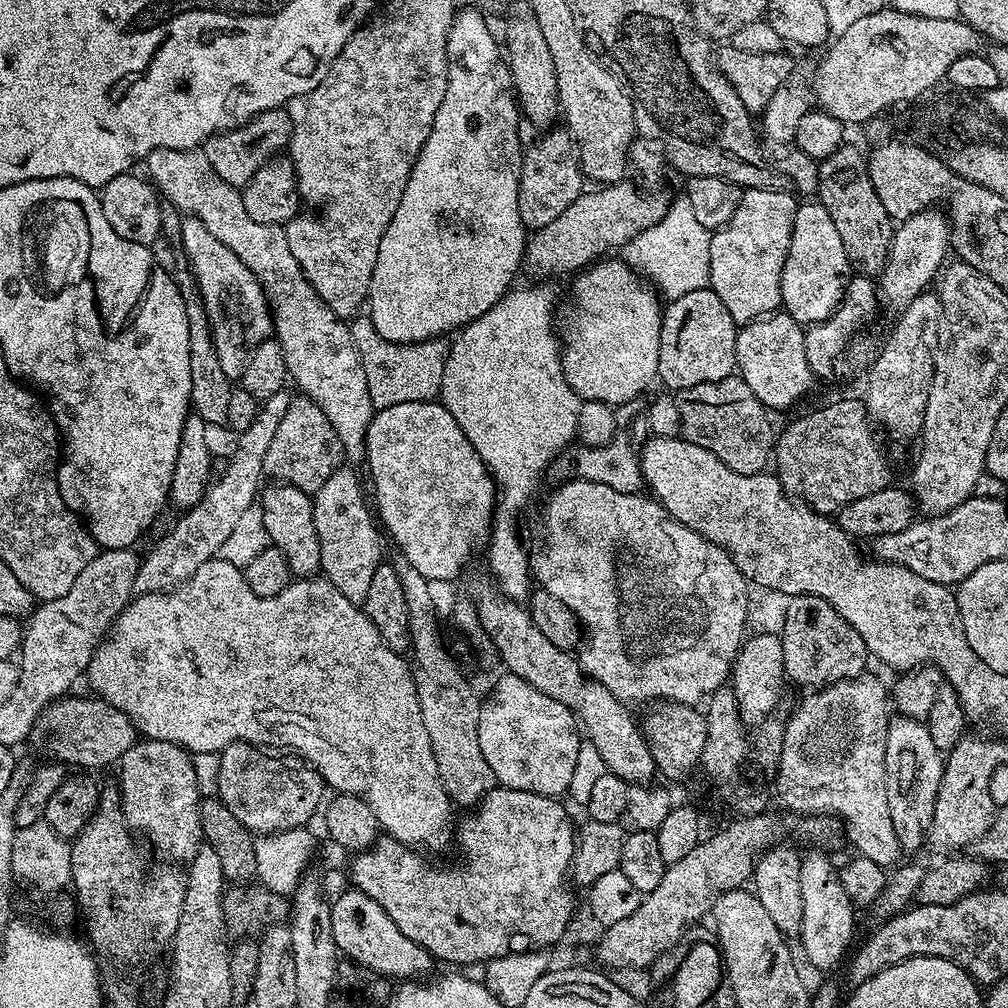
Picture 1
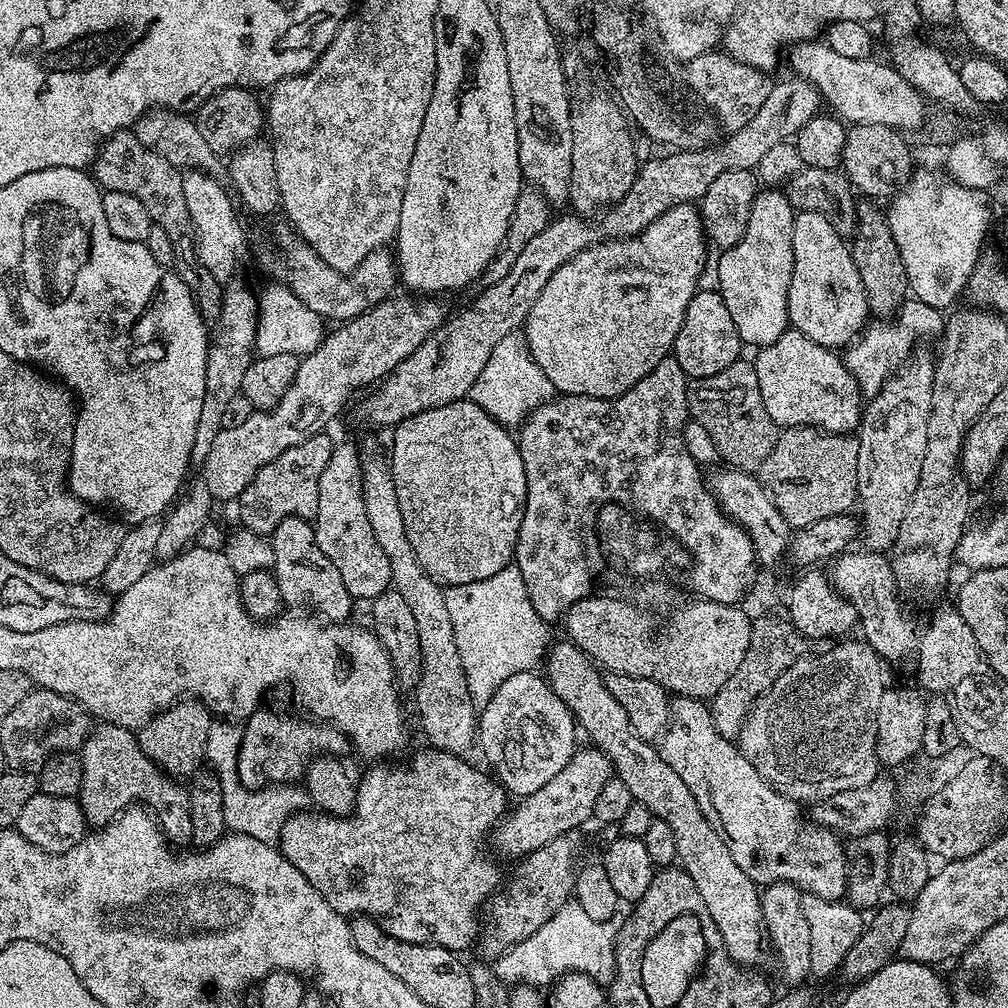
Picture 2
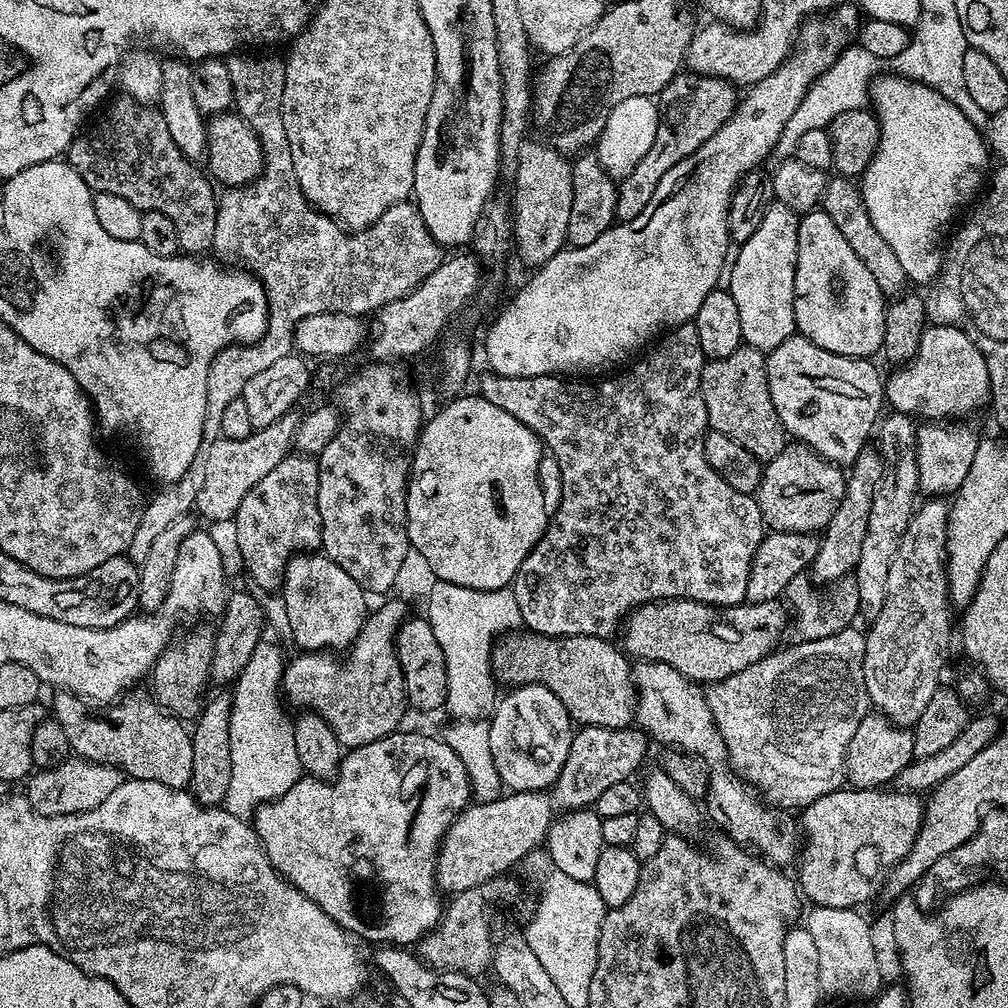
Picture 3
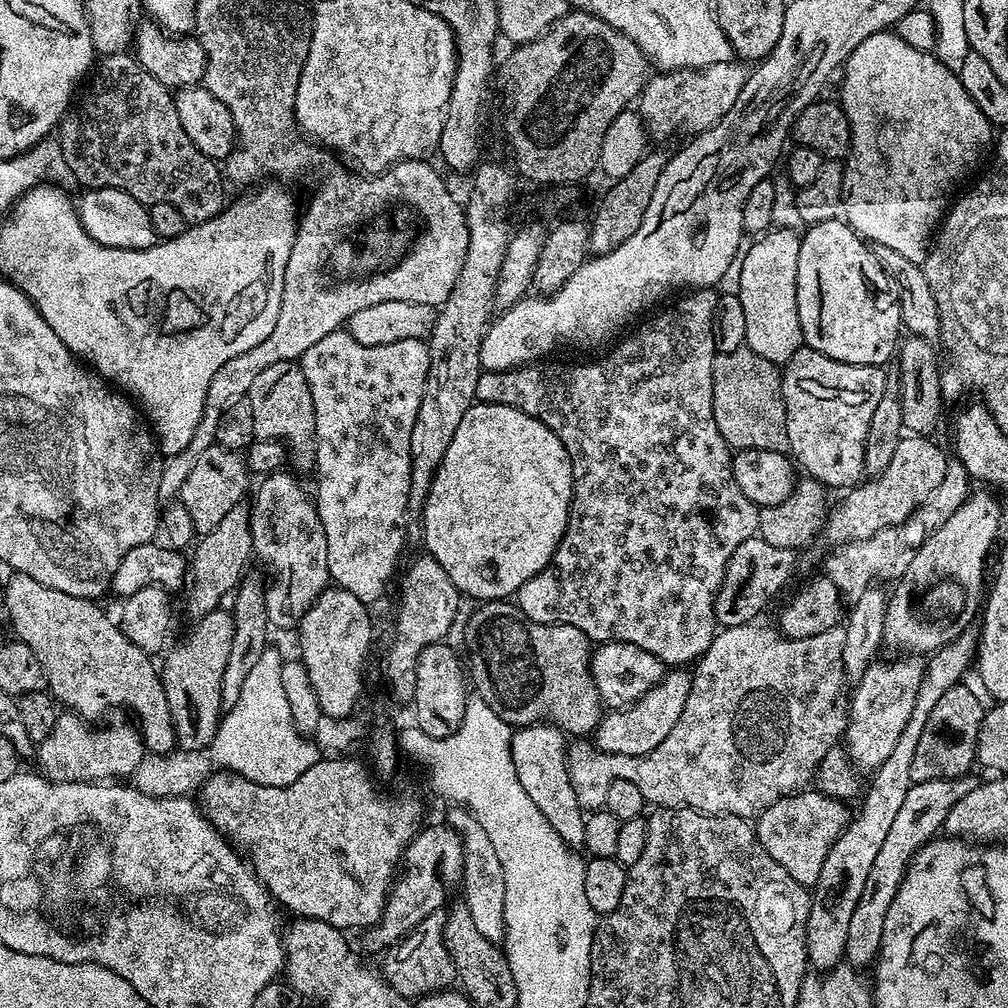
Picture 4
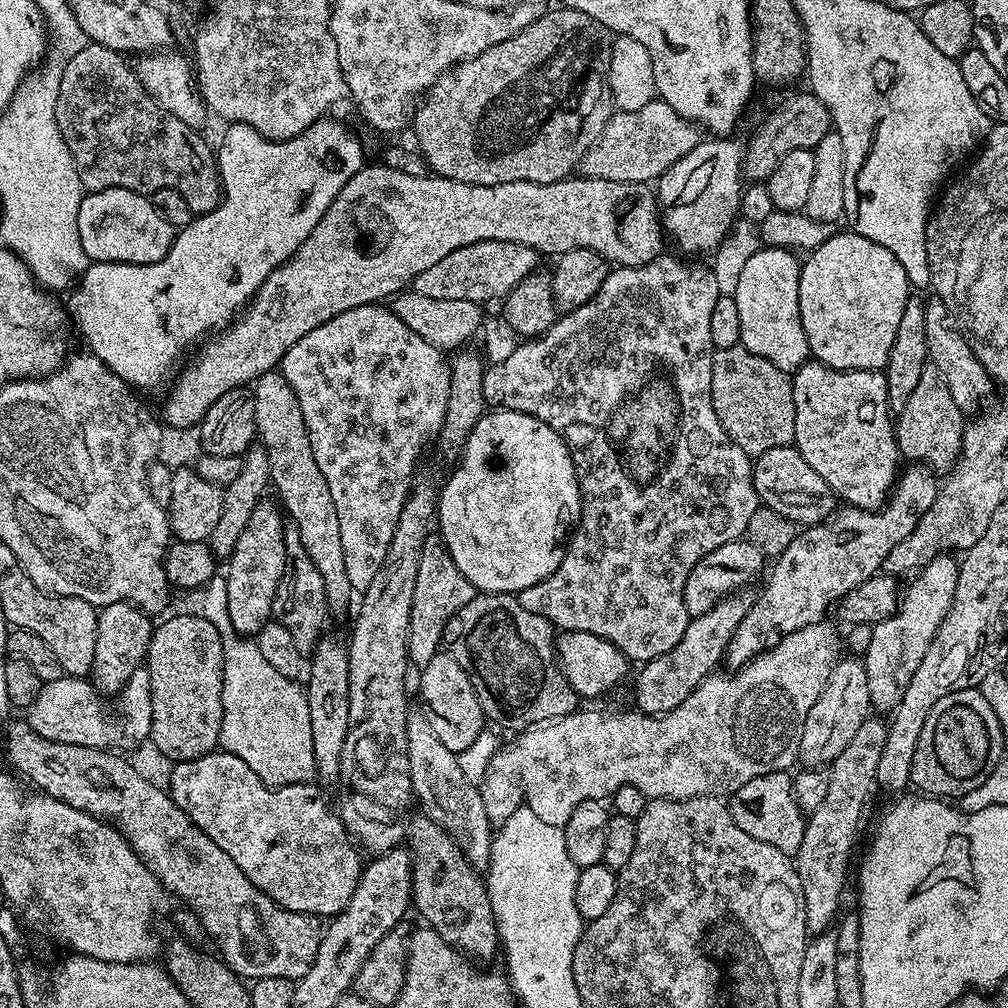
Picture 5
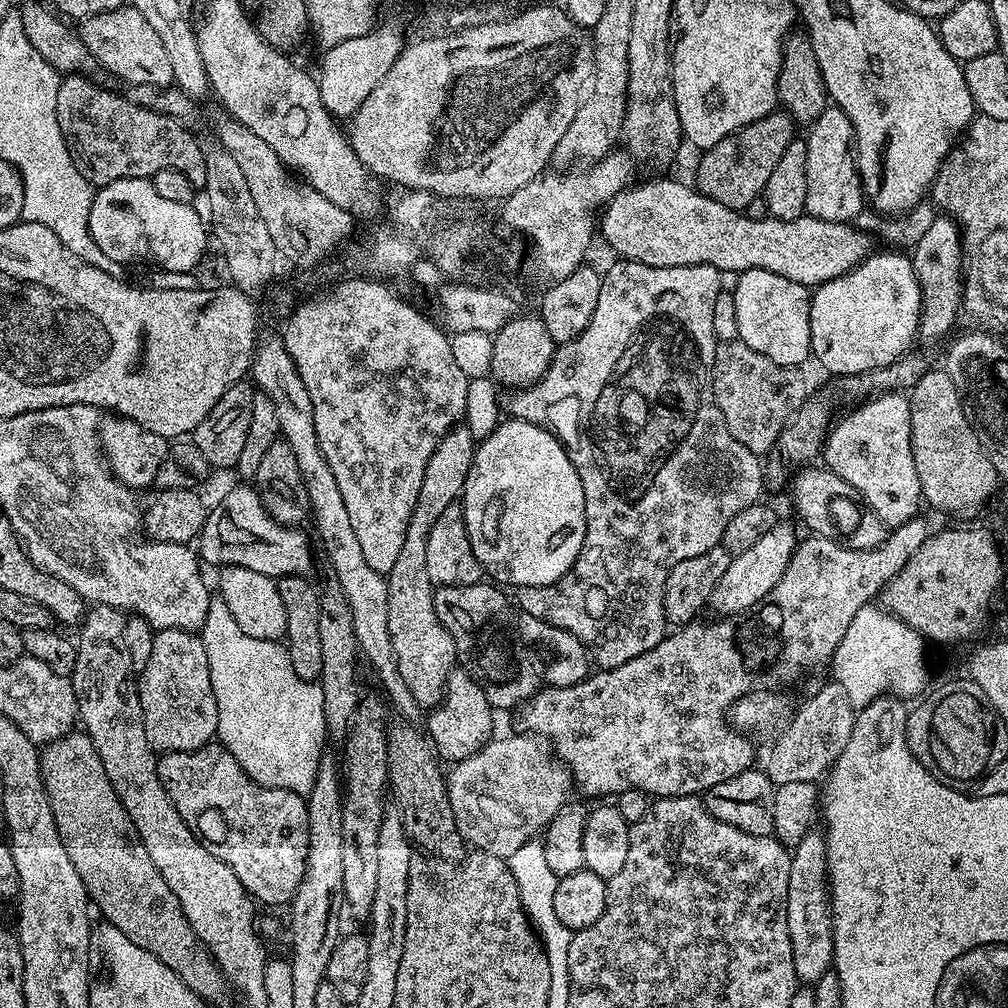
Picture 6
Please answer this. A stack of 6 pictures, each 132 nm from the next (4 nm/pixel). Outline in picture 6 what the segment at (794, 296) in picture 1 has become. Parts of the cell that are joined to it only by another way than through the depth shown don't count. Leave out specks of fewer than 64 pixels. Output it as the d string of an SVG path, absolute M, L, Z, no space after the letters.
M880 252L869 255L868 259L863 260L856 268L851 268L846 274L842 274L838 278L834 278L830 282L819 285L811 293L812 305L810 306L810 342L812 343L811 355L816 356L816 360L828 372L833 372L833 377L857 376L863 372L869 372L875 368L884 368L888 364L894 363L899 356L905 355L913 347L912 339L917 339L920 331L920 287L918 286L918 278L912 269L911 259L907 255L904 256L900 252Z

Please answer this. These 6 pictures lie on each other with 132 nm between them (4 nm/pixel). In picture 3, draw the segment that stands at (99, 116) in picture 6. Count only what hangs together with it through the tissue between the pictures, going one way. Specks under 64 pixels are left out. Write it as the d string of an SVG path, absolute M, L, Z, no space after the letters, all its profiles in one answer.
M120 94L114 100L103 109L104 117L96 128L77 135L72 141L66 163L82 174L82 182L86 182L93 193L117 195L140 212L166 214L166 218L174 222L174 230L178 230L181 253L207 253L204 251L209 251L214 242L218 207L217 195L212 194L213 183L178 150L159 107L139 104L127 94Z

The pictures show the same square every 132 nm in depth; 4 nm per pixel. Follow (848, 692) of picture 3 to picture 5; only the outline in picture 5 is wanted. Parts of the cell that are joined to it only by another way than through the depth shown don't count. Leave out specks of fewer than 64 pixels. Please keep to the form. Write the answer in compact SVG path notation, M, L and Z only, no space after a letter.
M828 622L811 624L802 630L794 630L789 636L782 636L774 647L769 648L762 655L754 657L750 663L729 671L727 673L729 676L720 676L721 674L707 676L692 691L690 698L686 698L686 702L682 702L674 710L665 712L662 716L646 716L639 710L624 712L621 716L616 712L577 710L565 716L551 716L549 720L532 724L519 734L513 735L516 737L505 748L504 745L497 747L494 758L488 764L484 779L479 781L478 787L482 794L482 802L486 802L486 814L493 822L502 822L506 818L510 818L510 814L514 814L516 808L525 804L527 808L534 810L534 814L538 814L538 818L542 818L542 822L550 822L550 826L563 828L566 822L570 822L570 814L574 814L575 808L580 803L591 800L607 801L612 793L618 790L618 786L638 786L638 790L642 790L644 796L654 800L685 800L695 796L728 798L733 792L746 786L746 782L750 782L750 778L758 778L762 774L788 772L791 769L791 764L795 765L799 761L800 743L804 733L804 723L810 714L810 706L814 706L814 702L818 702L822 690L826 690L826 682L830 682L830 674L834 670L837 660L841 659L840 644L842 648L841 633L839 636L828 625Z

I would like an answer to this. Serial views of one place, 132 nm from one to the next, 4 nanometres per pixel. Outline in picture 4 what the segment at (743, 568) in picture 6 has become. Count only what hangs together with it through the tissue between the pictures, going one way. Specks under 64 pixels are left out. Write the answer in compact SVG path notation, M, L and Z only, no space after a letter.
M676 666L665 671L664 676L642 698L638 698L627 708L608 710L601 715L600 725L594 733L594 743L602 752L626 754L627 756L645 756L674 730L682 710L686 710L686 698L690 698L692 677L683 667Z

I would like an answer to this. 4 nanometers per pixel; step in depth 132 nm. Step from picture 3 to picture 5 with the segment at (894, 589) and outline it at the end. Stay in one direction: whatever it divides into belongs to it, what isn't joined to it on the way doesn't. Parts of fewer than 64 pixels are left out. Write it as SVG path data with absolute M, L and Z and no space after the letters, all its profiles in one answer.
M869 718L862 722L862 726L858 726L854 738L850 738L850 743L846 745L846 750L842 750L842 754L838 754L838 758L832 761L827 769L826 798L818 805L818 810L814 810L807 817L802 834L802 846L798 846L794 863L798 870L798 878L802 878L802 894L806 898L806 922L809 933L827 932L837 919L836 911L839 910L840 899L844 896L844 878L848 859L851 858L852 847L856 844L856 831L860 828L860 819L864 816L868 795L871 794L872 788L877 787L878 758L882 758L882 746L886 742L887 733L888 726L883 719L880 721Z

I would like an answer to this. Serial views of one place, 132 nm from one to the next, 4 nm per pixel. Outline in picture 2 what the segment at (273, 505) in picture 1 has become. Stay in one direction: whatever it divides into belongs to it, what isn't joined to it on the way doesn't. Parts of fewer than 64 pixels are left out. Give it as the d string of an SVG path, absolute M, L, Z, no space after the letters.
M301 516L282 518L278 526L272 531L270 537L274 550L274 575L278 582L278 590L282 590L285 605L309 604L313 613L319 614L328 622L344 622L349 619L352 612L354 598L350 590L346 590L338 570L322 554L316 541L316 529L309 521Z

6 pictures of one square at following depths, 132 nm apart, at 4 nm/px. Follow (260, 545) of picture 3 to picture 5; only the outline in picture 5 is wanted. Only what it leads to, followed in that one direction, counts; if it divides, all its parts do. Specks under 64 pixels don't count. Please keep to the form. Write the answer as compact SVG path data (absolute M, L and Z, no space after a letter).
M291 526L285 527L284 541L286 542L286 566L272 603L272 616L275 623L286 626L294 646L298 646L301 654L308 658L318 646L321 636L325 635L324 623L330 620L326 586L322 586L322 574L318 574L317 567L310 560L310 554L306 554L306 546L302 546L298 530Z

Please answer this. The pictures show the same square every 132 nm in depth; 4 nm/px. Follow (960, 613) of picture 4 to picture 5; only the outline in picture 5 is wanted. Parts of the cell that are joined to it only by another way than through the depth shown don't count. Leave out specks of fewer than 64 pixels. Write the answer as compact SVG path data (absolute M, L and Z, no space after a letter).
M955 555L935 556L911 577L912 585L903 589L895 614L872 628L870 646L863 652L862 659L873 709L895 710L898 702L902 702L902 694L906 694L906 686L910 686L914 670L918 670L922 658L926 658L926 650L930 650L930 642L934 642L934 634L950 610L959 573Z

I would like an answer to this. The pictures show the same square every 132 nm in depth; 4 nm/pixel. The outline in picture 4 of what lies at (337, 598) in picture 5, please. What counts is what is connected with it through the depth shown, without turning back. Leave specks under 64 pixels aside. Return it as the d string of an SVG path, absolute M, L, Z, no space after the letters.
M295 360L274 362L274 366L266 366L258 378L254 378L254 386L250 386L246 399L250 402L250 410L254 410L254 434L258 440L283 440L289 453L291 463L300 468L311 469L316 463L316 427L314 426L314 400L310 398L310 386L306 386L306 376L302 374L299 363Z

